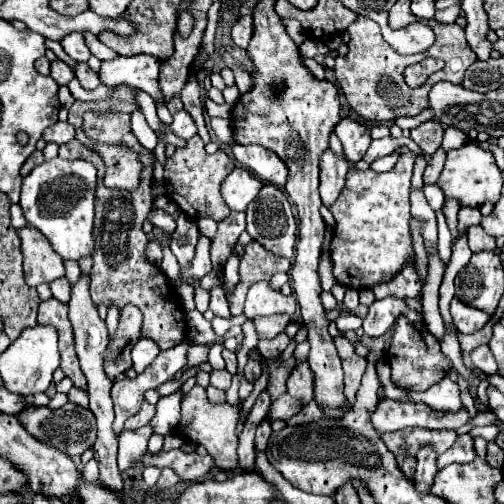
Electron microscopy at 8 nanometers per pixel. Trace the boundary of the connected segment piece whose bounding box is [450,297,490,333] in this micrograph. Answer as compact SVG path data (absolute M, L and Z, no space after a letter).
M456 297L452 299L450 313L452 313L452 321L454 321L456 329L460 329L464 333L466 331L472 333L470 329L482 329L488 323L488 319L490 319L488 313L484 313L480 309L474 309L474 307L468 307L462 301L458 301Z

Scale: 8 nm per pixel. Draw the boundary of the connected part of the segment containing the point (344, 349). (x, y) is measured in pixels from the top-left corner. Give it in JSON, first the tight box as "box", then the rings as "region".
{"box":[334,337,366,405],"region":[[[336,337],[334,341],[336,341],[336,349],[342,357],[342,367],[344,367],[344,395],[348,403],[352,405],[356,401],[356,391],[360,389],[360,379],[366,369],[366,357],[360,357],[348,339]]]}

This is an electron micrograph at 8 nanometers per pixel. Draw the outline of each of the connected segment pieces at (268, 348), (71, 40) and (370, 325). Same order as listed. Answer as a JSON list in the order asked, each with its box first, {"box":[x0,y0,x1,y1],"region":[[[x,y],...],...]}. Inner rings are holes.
[{"box":[258,333,290,359],"region":[[[280,333],[278,337],[274,337],[274,339],[270,339],[270,341],[260,341],[260,343],[258,343],[258,349],[260,349],[260,353],[262,353],[264,357],[272,359],[272,357],[280,355],[280,353],[288,347],[288,343],[290,343],[290,337],[288,337],[286,333]]]},{"box":[62,33,92,63],"region":[[[70,33],[70,35],[66,35],[66,37],[62,39],[62,47],[64,47],[64,51],[66,51],[72,59],[76,59],[78,63],[80,63],[80,61],[88,61],[88,59],[92,57],[92,53],[90,53],[90,49],[88,49],[86,39],[84,39],[82,33]]]},{"box":[364,297,423,337],"region":[[[386,297],[386,299],[380,299],[380,301],[374,301],[370,305],[370,311],[364,319],[364,333],[368,337],[380,337],[384,335],[392,323],[396,321],[398,315],[405,315],[412,323],[422,322],[423,316],[421,312],[417,312],[404,305],[402,299],[396,299],[396,297]]]}]

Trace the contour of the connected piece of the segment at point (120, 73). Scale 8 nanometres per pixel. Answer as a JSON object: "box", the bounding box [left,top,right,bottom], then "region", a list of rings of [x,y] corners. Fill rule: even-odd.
{"box":[100,55,162,101],"region":[[[132,55],[132,57],[118,57],[114,61],[102,61],[100,67],[100,79],[104,85],[132,85],[138,87],[142,91],[146,91],[148,95],[154,97],[154,101],[162,101],[162,91],[158,85],[158,67],[160,67],[160,59],[152,57],[152,55]]]}

